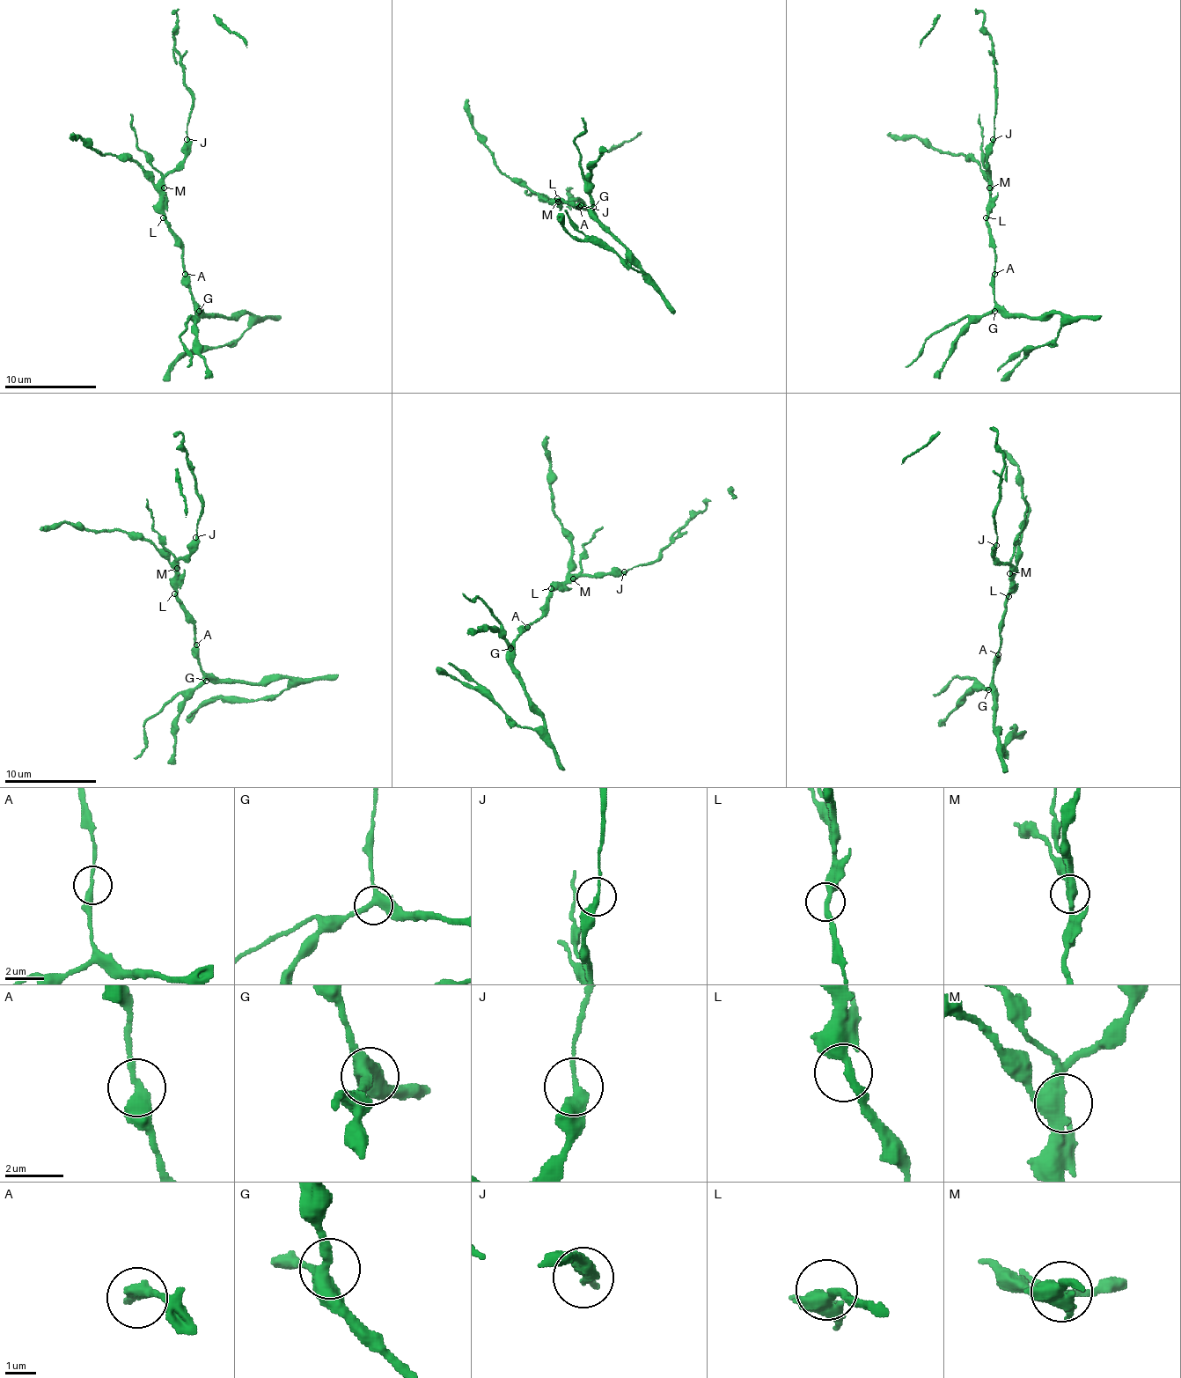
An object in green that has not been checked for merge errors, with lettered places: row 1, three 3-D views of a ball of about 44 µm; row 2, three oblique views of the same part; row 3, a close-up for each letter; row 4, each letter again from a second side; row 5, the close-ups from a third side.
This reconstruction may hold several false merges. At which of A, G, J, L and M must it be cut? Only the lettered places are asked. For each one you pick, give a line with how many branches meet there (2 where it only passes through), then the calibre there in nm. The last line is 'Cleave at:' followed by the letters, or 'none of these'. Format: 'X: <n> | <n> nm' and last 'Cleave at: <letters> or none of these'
J: 2 | 320 nm
M: 3 | 400 nm
Cleave at: J, M

